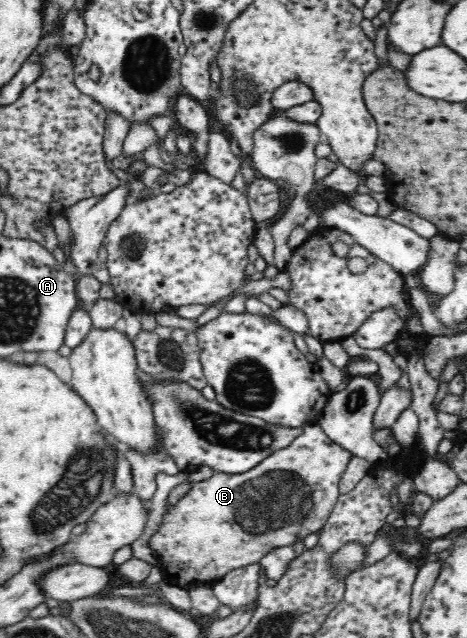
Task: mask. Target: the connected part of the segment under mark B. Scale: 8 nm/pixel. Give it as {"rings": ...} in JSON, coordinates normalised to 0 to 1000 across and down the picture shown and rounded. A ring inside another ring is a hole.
{"rings":[[[681,661],[645,669],[647,680],[630,693],[574,713],[544,735],[505,743],[460,740],[443,752],[415,755],[373,792],[353,793],[340,828],[315,845],[321,861],[338,871],[334,886],[345,892],[347,909],[396,926],[428,917],[454,922],[475,901],[535,882],[555,882],[574,864],[621,857],[638,845],[651,848],[655,839],[694,826],[730,774],[730,745],[758,713],[711,693]]]}

